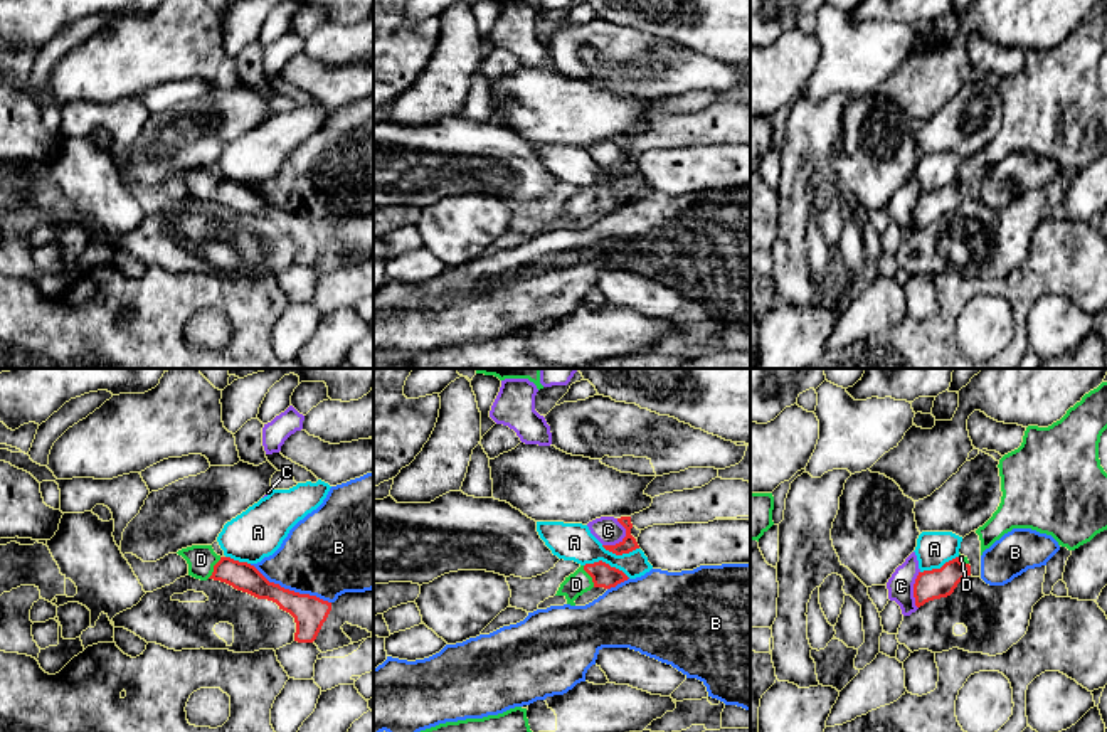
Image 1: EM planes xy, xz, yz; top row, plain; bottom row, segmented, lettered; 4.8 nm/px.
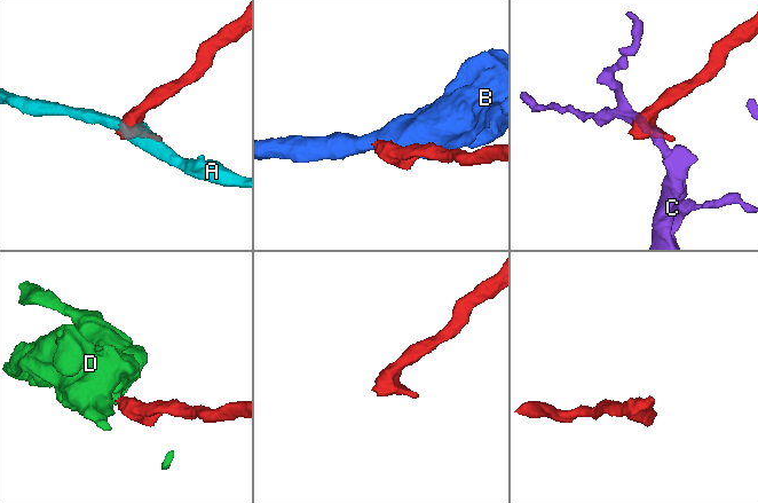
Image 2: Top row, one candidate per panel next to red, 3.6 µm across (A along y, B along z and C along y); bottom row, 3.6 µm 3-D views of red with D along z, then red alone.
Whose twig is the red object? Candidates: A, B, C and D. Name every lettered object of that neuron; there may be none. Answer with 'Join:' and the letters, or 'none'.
Join: D

